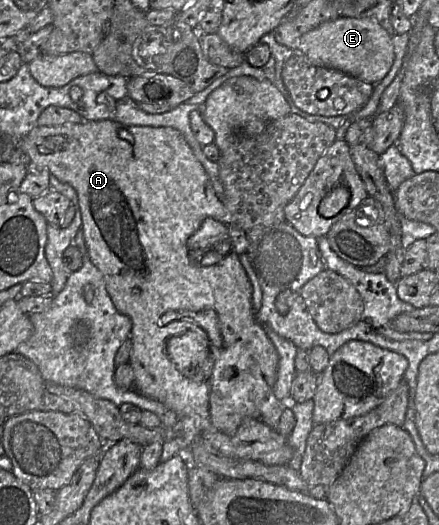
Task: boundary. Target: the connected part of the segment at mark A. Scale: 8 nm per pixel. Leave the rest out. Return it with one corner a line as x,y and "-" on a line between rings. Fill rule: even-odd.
84,120
76,124
65,123
55,126
36,126
19,141
18,147
27,153
33,169
47,169
59,181
71,185
78,194
79,208
82,215
82,230
90,259
102,273
106,289
115,308
119,313
128,316
132,322
132,348
129,363
134,372
134,388
139,393
161,402
180,417
192,417
201,432
220,431
232,436
245,419
260,419
260,405
272,394
272,388
277,380
278,352
264,330
263,325
255,319
252,306
252,285
240,263
239,255
232,252
232,245
229,239
230,226
227,224
227,209
217,197
209,176
184,136
172,127
125,126
113,120
-
212,245
214,245
212,251
214,253
207,251
203,254
197,254
193,252
194,250
209,248
-
207,310
213,310
217,313
223,344
221,347
215,347
212,344
207,345
208,355
206,359
200,362
197,367
190,368
189,375
185,375
176,368
169,358
166,348
167,341
172,336
180,336
187,331
198,332
203,336
204,340
207,334
195,324
188,322
188,320
171,321
162,326
160,326
159,320
168,311
200,312

